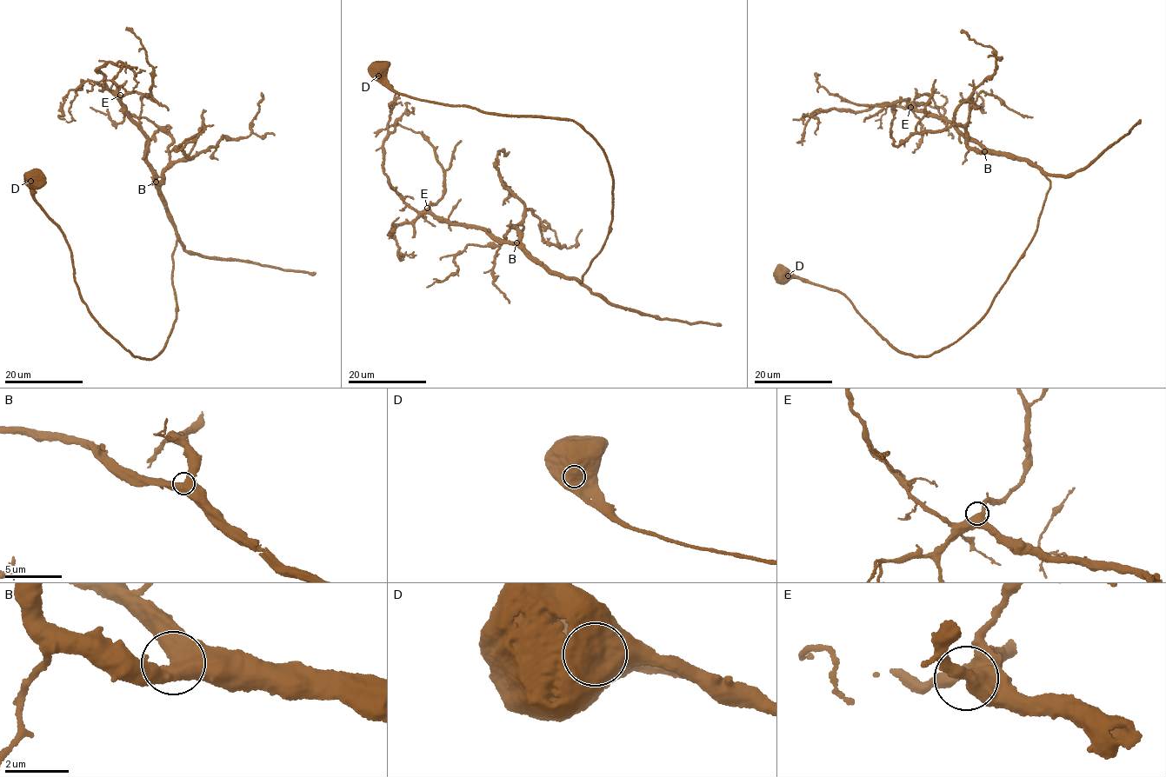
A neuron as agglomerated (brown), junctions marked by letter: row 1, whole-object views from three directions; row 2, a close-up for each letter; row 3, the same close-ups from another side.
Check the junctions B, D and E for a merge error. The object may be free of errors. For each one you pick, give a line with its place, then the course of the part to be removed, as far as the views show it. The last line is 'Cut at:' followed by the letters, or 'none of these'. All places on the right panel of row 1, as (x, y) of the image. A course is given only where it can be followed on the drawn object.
Cut at: none of these

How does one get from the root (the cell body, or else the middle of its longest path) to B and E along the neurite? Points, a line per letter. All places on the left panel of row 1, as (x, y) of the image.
B: (36, 177), (35, 199), (65, 237), (90, 313), (149, 360), (176, 312), (176, 237), (156, 182)
E: (36, 177), (90, 313), (153, 359), (176, 318), (176, 237), (120, 95)

